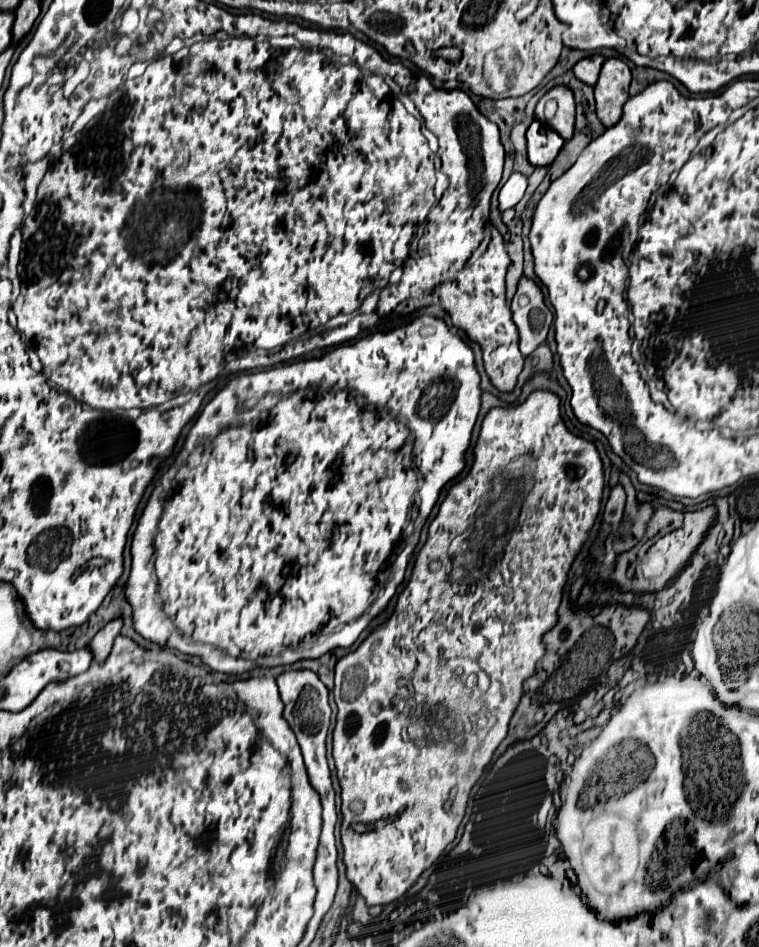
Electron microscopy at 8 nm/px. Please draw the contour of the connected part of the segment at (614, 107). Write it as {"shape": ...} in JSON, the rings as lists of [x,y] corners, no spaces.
{"shape":[[[621,58],[605,60],[595,84],[597,116],[605,126],[613,126],[621,118],[623,104],[629,98],[629,82],[631,70]]]}

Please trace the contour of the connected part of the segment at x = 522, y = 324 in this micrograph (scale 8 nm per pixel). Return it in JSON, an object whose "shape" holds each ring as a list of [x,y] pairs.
{"shape":[[[521,278],[517,286],[517,294],[511,302],[513,320],[521,334],[521,352],[523,356],[529,356],[541,342],[545,342],[549,326],[553,322],[553,314],[545,306],[543,292],[537,282],[531,278]]]}

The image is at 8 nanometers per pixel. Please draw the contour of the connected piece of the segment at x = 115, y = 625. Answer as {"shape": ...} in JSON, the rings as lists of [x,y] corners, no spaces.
{"shape":[[[115,618],[115,620],[111,620],[105,628],[101,628],[97,634],[95,634],[95,638],[91,640],[91,650],[93,650],[93,658],[95,660],[105,660],[105,656],[111,652],[111,648],[113,648],[113,640],[115,640],[115,636],[121,632],[121,628],[123,628],[123,618]]]}

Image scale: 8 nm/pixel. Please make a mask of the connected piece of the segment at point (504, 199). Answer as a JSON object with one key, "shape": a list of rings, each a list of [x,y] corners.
{"shape":[[[513,172],[509,176],[509,180],[503,184],[501,192],[499,192],[499,208],[501,208],[501,212],[507,210],[507,208],[513,208],[523,198],[525,188],[527,188],[527,178],[521,176],[519,172]]]}

